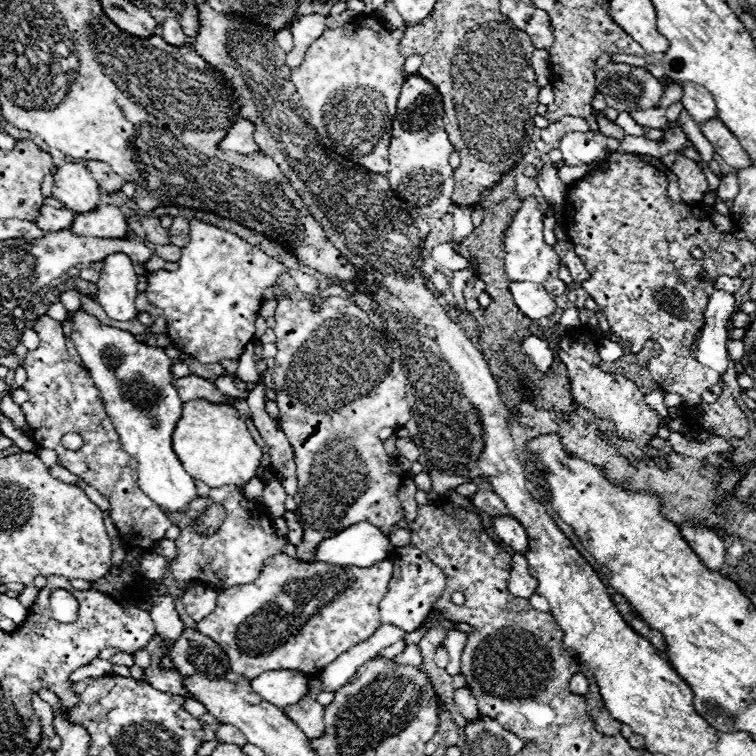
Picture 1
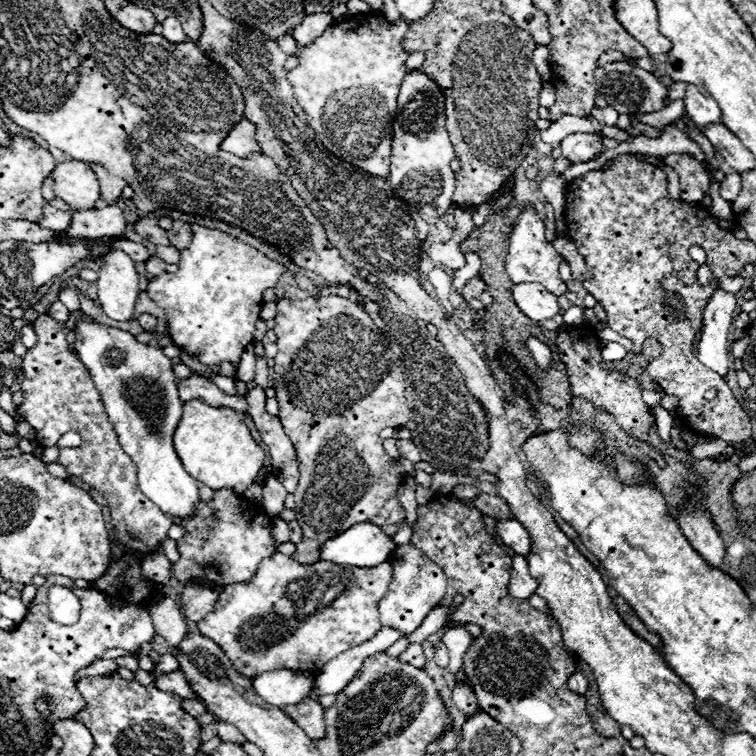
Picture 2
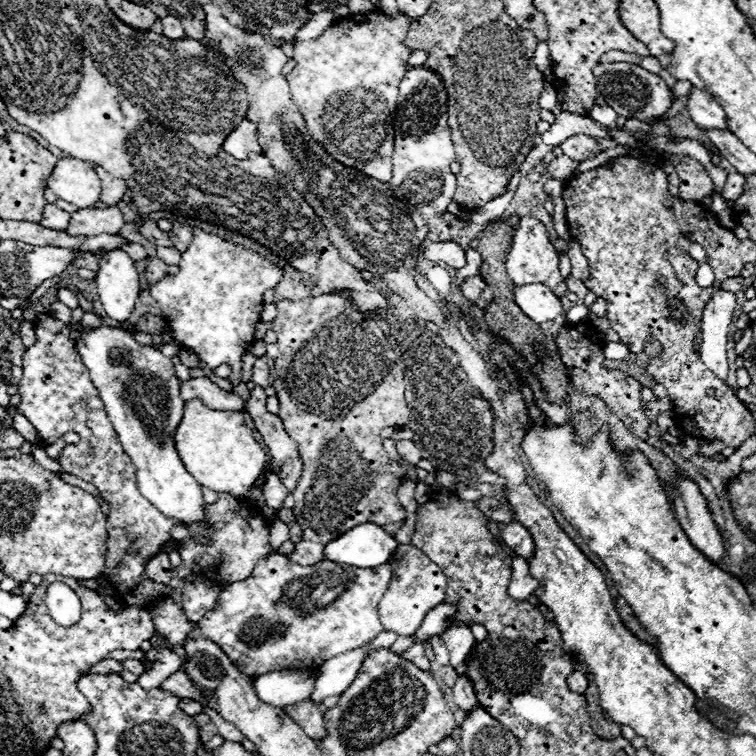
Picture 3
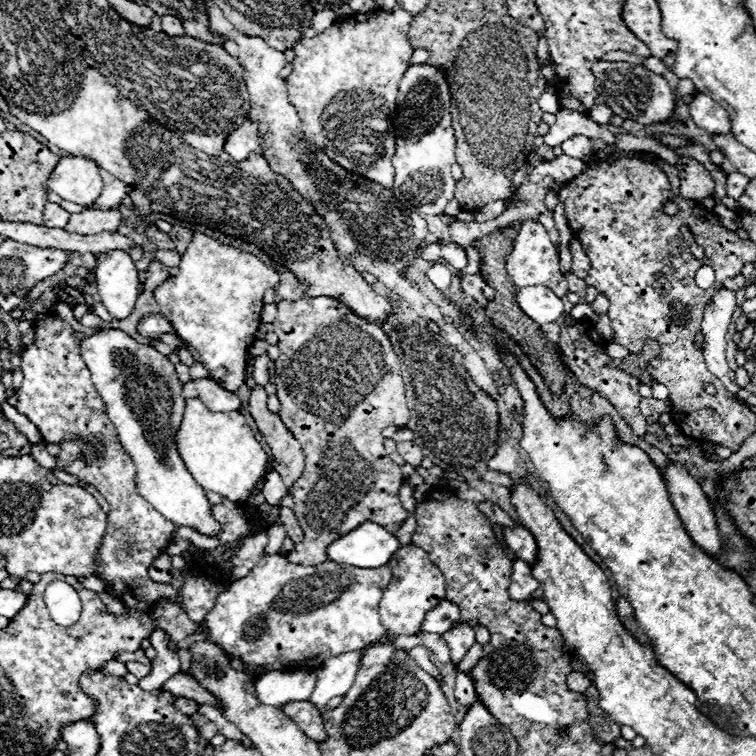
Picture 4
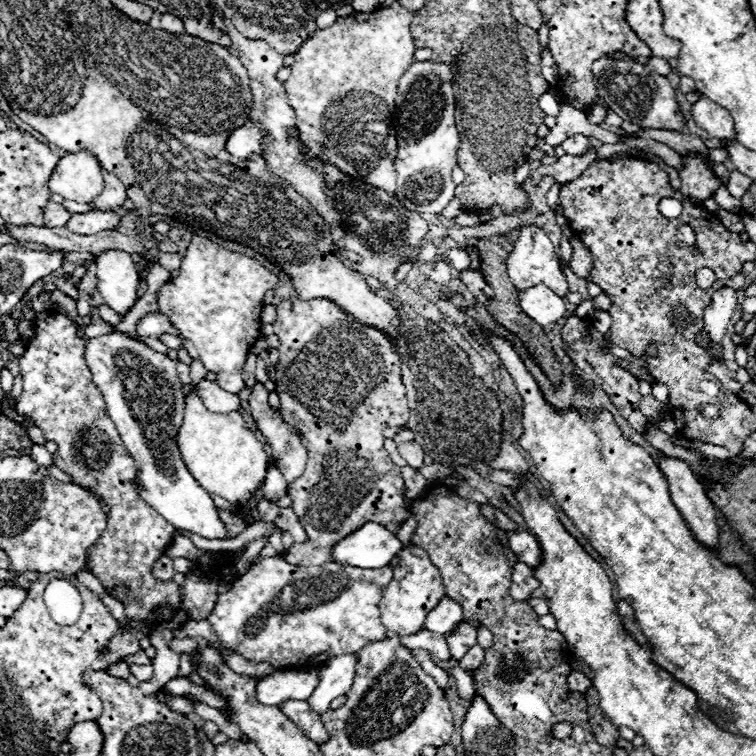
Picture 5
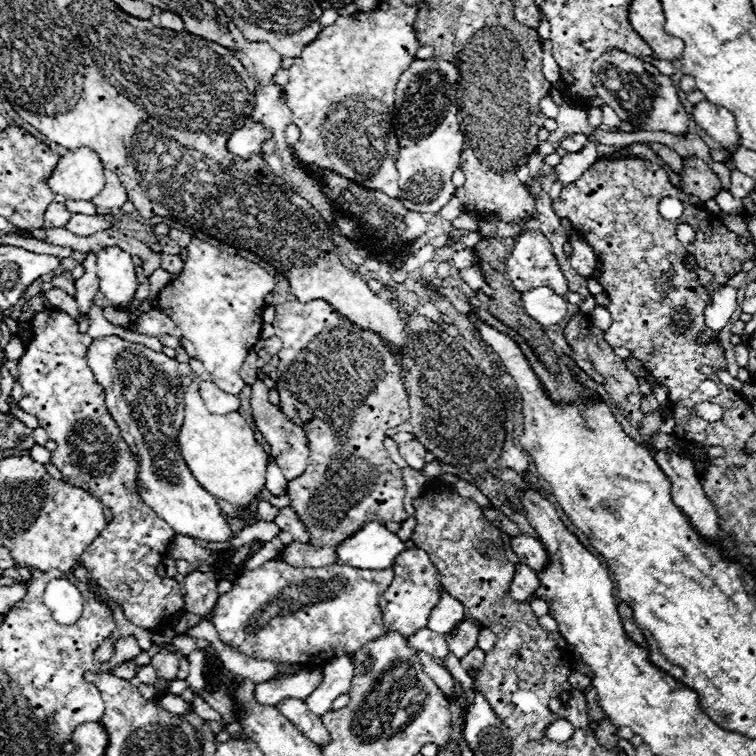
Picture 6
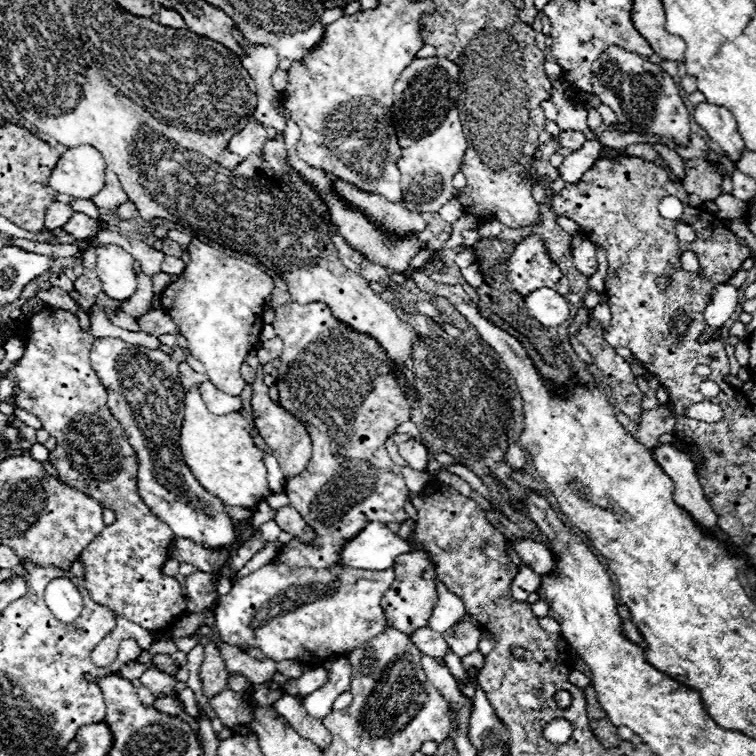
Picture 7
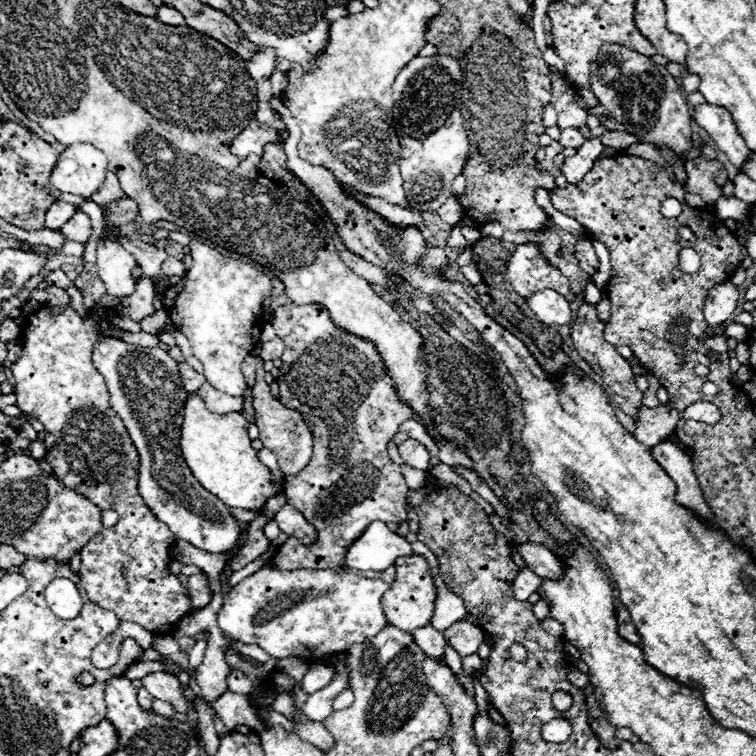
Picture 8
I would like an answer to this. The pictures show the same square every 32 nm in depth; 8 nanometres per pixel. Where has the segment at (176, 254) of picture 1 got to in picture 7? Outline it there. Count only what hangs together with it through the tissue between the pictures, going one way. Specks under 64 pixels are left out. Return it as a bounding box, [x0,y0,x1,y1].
[162,256,184,274]

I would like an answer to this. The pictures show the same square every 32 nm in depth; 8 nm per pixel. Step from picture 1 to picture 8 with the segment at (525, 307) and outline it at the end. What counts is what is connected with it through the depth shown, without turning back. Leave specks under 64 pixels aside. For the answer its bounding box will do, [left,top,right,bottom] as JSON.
[526,290,572,326]

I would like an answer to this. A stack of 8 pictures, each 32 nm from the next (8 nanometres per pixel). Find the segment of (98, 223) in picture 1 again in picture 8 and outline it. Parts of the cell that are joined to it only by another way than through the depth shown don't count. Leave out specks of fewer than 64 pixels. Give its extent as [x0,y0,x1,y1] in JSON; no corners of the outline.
[62,212,92,242]

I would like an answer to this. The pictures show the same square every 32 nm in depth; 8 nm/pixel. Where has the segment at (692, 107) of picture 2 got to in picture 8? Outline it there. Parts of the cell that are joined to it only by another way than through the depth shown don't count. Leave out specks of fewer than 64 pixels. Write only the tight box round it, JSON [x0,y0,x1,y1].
[692,104,752,170]

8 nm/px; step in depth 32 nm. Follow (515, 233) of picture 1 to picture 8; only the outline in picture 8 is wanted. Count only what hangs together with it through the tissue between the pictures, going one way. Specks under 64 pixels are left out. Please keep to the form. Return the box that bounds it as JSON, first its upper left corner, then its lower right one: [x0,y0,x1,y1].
[506,244,570,298]

